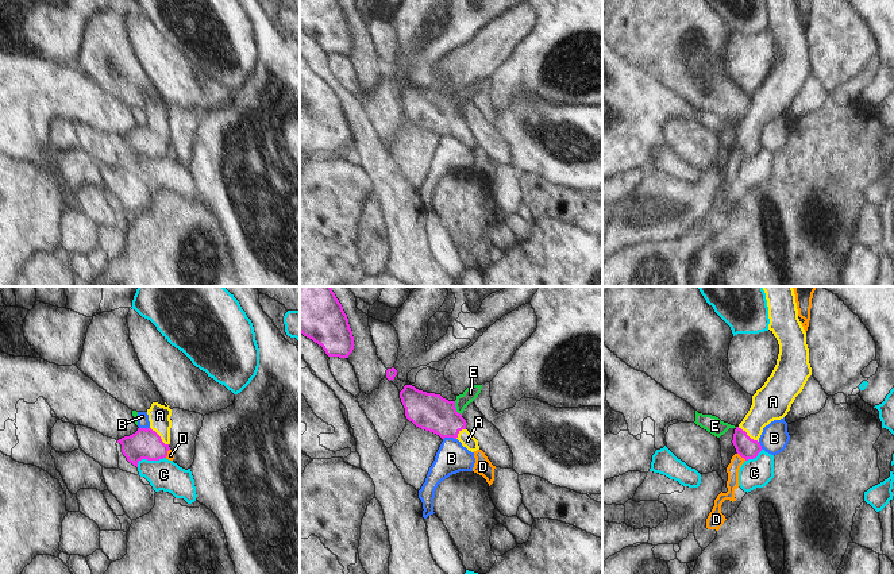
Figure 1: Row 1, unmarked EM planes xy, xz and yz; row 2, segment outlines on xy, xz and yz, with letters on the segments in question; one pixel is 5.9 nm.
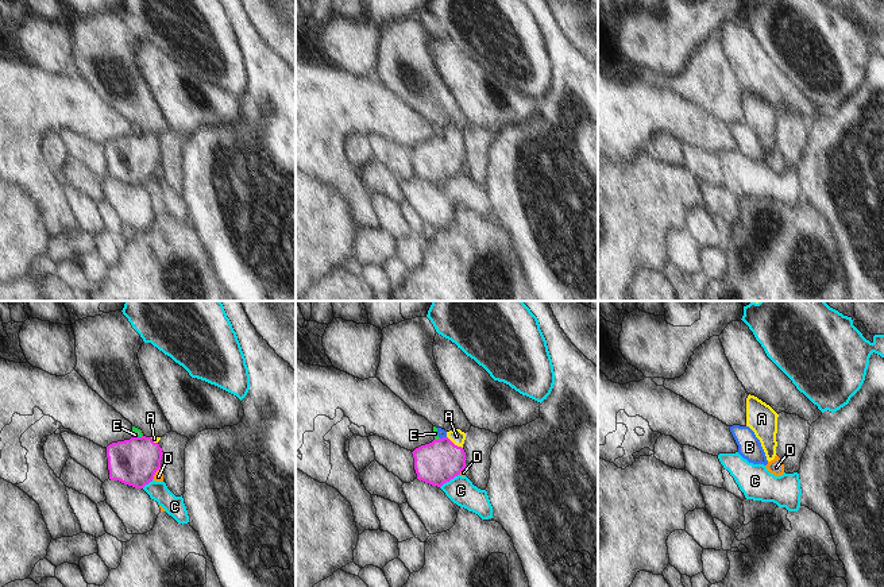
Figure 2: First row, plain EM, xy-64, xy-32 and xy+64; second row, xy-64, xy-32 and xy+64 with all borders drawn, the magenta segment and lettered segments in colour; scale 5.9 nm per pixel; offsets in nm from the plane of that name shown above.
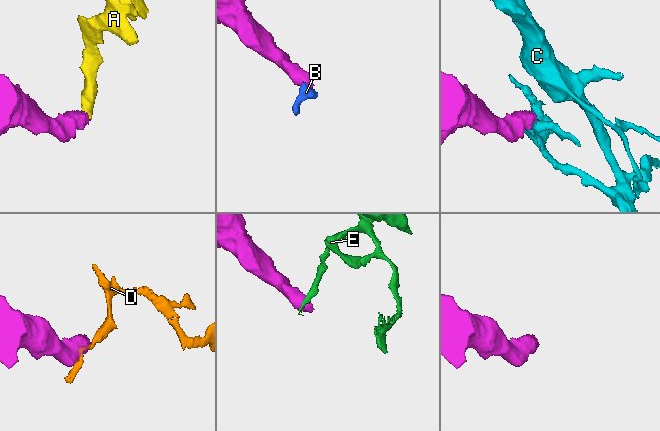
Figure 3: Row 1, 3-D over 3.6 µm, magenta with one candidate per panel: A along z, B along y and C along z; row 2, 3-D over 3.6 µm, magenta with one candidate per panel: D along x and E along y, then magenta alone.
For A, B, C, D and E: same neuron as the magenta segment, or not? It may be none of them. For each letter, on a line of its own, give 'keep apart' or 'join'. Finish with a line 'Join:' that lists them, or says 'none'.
A: join
B: keep apart
C: keep apart
D: keep apart
E: keep apart
Join: A

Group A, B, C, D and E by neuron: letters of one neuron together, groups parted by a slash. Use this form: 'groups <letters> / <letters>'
groups A / B E / C / D

